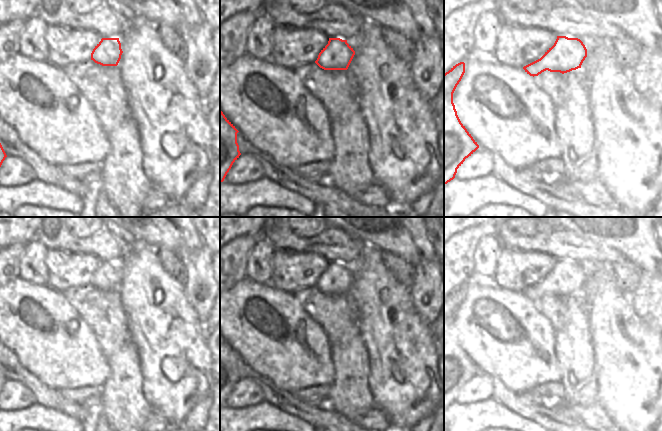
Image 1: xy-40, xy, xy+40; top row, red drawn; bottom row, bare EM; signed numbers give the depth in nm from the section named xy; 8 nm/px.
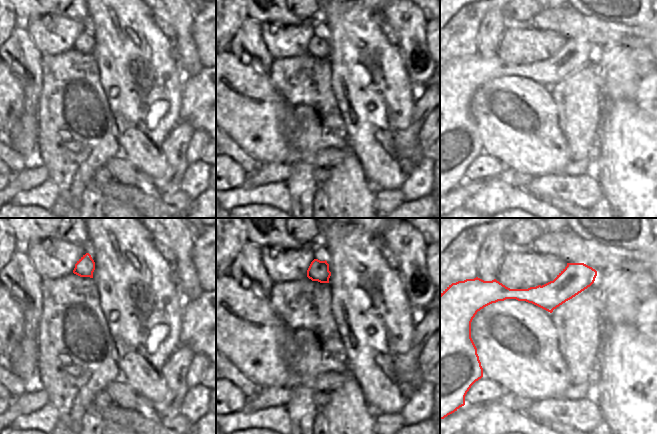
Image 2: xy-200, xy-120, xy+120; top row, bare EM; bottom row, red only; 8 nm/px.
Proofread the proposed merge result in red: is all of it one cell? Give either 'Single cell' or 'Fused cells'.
Fused cells.

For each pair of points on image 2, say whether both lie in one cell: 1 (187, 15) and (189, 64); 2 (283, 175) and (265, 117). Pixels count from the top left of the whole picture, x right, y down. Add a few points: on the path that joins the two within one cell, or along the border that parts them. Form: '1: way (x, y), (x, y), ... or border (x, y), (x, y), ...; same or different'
1: way (186, 27), (187, 52); same
2: border (263, 162), (286, 163); different

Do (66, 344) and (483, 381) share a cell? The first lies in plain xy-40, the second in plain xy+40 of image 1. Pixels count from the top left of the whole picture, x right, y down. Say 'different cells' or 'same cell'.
different cells

